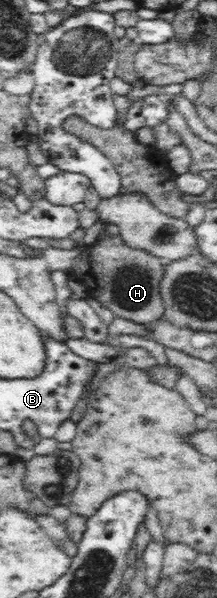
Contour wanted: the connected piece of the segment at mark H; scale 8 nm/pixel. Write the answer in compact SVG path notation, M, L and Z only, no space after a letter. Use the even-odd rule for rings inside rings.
M92 244L82 248L81 259L74 264L72 276L85 285L88 296L109 308L117 317L146 325L162 318L165 304L159 282L164 274L164 260L143 249L125 244Z

